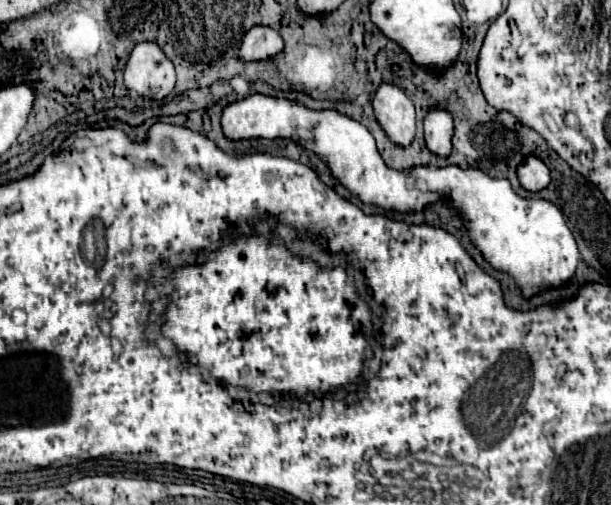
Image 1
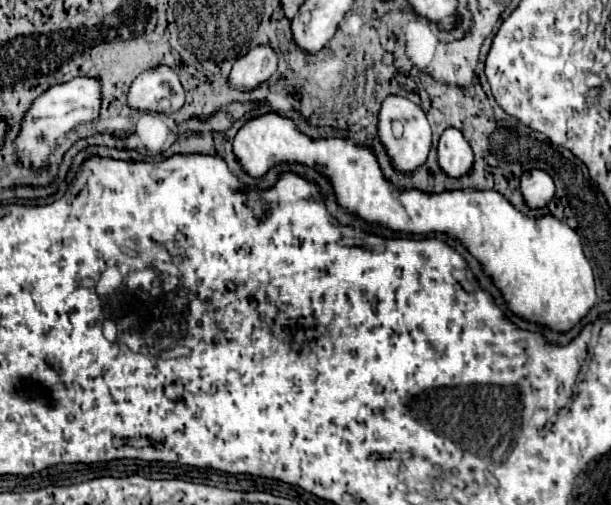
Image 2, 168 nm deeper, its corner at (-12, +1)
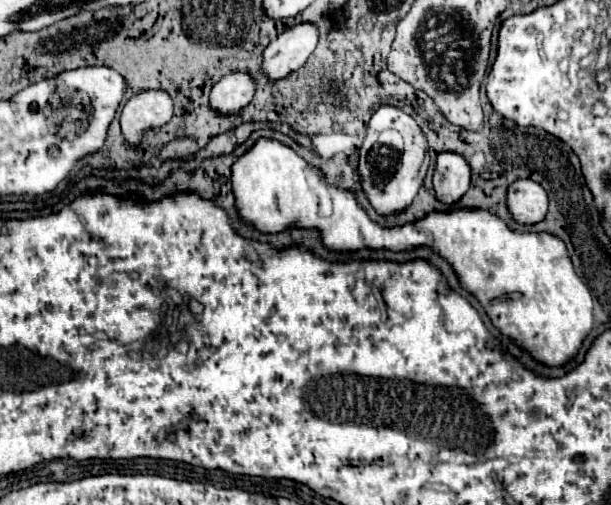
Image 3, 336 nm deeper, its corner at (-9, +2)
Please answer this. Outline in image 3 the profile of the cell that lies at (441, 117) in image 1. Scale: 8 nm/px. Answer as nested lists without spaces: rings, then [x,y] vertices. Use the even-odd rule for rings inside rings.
[[[441,151],[437,155],[435,175],[433,175],[433,189],[435,197],[447,205],[459,201],[463,193],[469,189],[471,169],[463,155],[455,151]]]

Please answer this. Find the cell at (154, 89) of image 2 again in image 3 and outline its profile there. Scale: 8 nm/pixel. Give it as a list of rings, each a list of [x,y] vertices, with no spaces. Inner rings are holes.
[[[147,89],[123,105],[121,113],[121,129],[125,135],[125,141],[129,145],[137,145],[141,139],[141,131],[145,129],[157,129],[169,123],[173,117],[173,99],[163,89]]]

